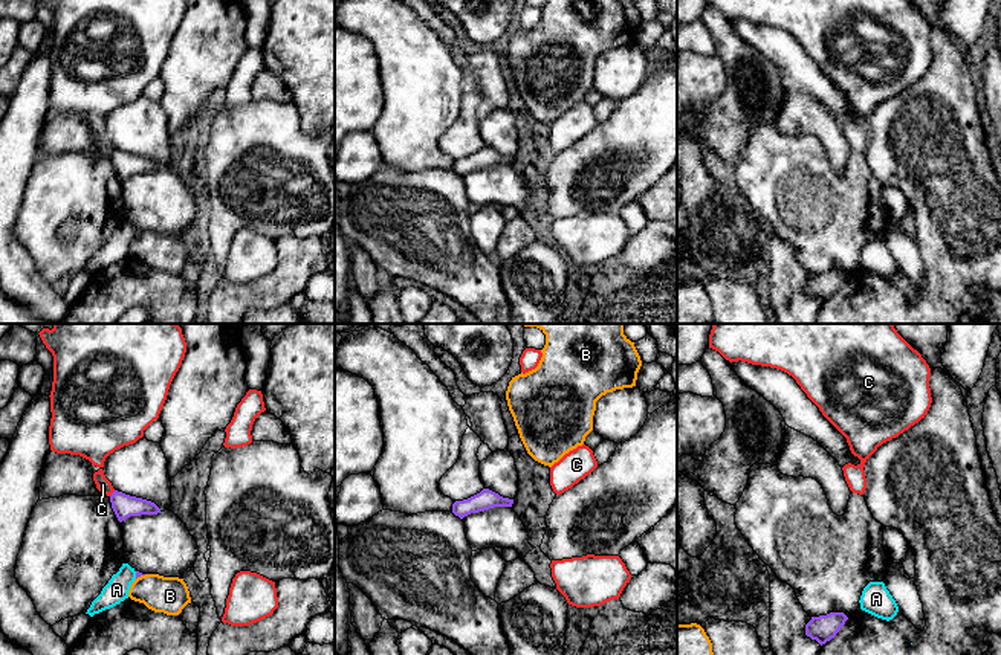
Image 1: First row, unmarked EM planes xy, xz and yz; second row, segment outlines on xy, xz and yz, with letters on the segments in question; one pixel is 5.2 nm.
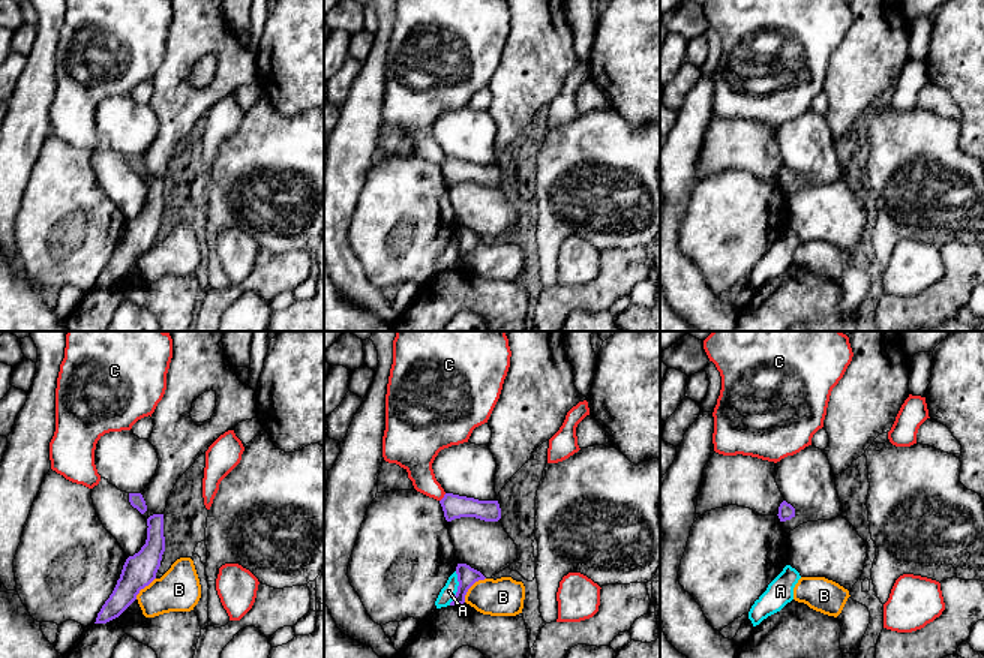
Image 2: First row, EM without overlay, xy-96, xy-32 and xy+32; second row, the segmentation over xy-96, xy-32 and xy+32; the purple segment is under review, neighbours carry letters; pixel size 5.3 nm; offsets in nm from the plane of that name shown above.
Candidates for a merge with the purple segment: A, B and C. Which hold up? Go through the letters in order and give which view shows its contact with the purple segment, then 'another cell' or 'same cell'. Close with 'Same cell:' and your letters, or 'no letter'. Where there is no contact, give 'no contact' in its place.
A: contact in xy; another cell
B: contact in xy; another cell
C: contact in xy; another cell
Same cell: no letter

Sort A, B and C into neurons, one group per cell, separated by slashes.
A / B / C

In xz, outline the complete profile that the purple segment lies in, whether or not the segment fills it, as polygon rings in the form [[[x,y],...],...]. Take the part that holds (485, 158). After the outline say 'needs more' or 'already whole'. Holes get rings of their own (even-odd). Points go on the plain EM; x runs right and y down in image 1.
[[[483,147],[480,151],[452,162],[452,171],[463,177],[471,171],[484,169],[494,165],[512,165],[513,157],[503,156],[498,151]]] | already whole

